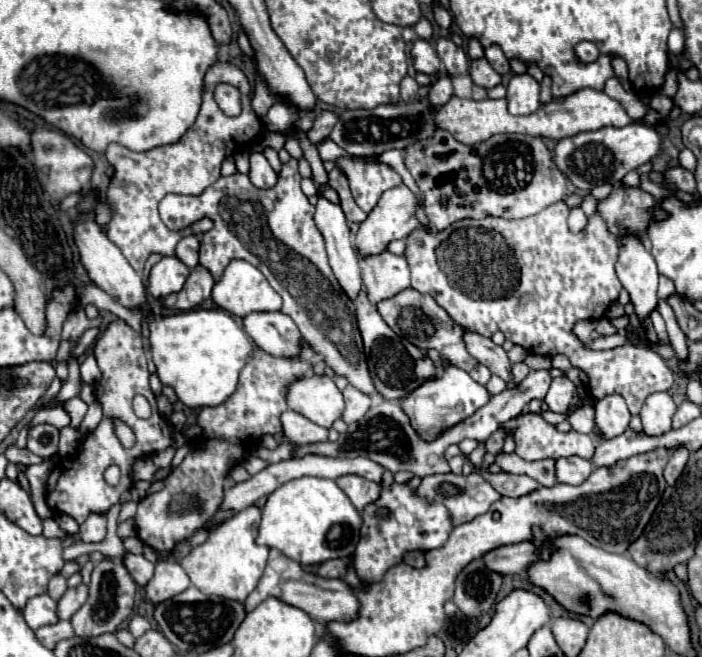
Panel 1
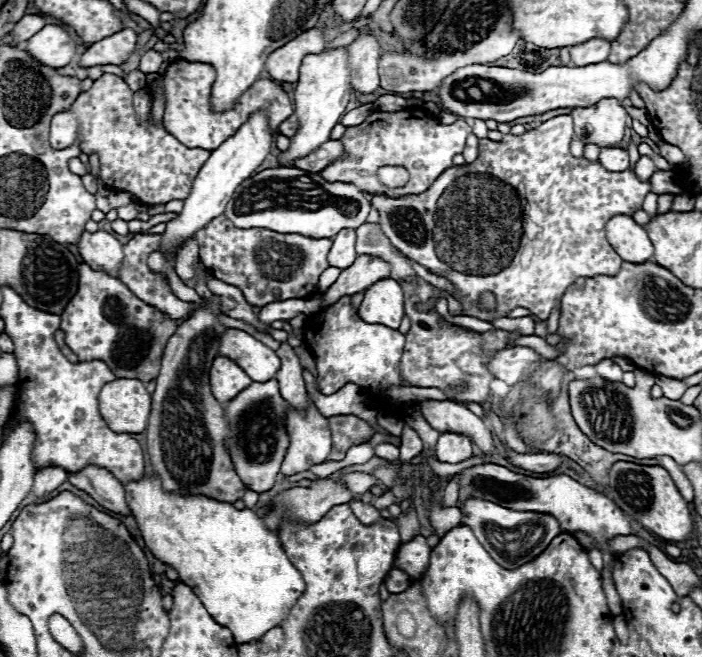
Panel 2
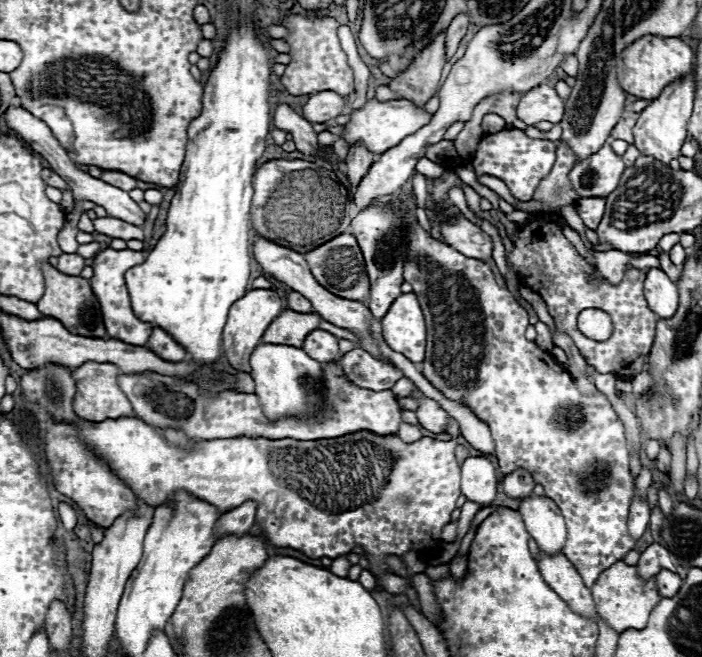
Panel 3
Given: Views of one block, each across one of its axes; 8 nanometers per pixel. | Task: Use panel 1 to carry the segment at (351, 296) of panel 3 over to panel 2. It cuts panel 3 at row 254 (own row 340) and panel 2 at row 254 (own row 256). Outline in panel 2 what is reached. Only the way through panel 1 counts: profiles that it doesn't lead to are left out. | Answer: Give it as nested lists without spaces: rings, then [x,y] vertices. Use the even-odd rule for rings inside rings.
[[[224,214],[214,218],[194,236],[200,246],[200,260],[206,264],[210,274],[238,286],[252,306],[310,296],[318,286],[320,274],[330,266],[326,260],[332,246],[330,238],[318,240],[302,234],[280,234],[272,230],[240,230],[234,228]]]

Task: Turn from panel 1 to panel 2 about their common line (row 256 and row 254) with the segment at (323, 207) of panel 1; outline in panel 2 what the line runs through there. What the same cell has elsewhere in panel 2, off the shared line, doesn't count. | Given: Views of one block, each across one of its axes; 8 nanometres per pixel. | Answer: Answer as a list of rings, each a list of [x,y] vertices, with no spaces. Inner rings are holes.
[[[346,228],[340,230],[334,236],[334,244],[332,244],[332,250],[328,254],[330,266],[340,268],[340,270],[352,266],[352,262],[358,256],[356,250],[354,250],[354,246],[356,246],[356,232],[354,230],[346,230]]]

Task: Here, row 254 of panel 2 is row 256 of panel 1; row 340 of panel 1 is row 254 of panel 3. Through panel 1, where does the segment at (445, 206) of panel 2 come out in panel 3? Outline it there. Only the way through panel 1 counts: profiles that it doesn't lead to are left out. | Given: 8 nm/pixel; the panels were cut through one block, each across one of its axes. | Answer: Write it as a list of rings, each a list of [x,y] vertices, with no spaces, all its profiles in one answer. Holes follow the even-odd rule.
[[[538,212],[526,224],[518,226],[514,238],[514,250],[510,254],[510,264],[520,274],[522,282],[538,292],[558,330],[564,330],[576,342],[580,354],[590,366],[602,374],[616,374],[618,378],[634,378],[644,370],[646,354],[654,342],[656,322],[660,320],[652,310],[648,310],[642,294],[642,284],[648,270],[628,268],[620,284],[610,284],[604,280],[594,264],[578,254],[578,250],[562,234],[562,216],[558,212]],[[586,308],[598,308],[610,314],[614,322],[614,332],[606,342],[596,342],[586,338],[576,328],[576,318]]]

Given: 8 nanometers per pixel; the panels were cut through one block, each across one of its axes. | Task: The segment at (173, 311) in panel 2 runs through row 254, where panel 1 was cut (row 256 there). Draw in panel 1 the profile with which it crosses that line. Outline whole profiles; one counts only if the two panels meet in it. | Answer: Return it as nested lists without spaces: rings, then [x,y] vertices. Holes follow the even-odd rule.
[[[216,60],[204,76],[204,96],[202,96],[198,118],[178,142],[158,146],[146,152],[132,152],[120,144],[108,146],[106,158],[114,168],[114,174],[110,178],[110,186],[106,192],[108,202],[114,206],[114,218],[108,226],[108,238],[120,248],[120,252],[136,272],[142,274],[144,264],[152,252],[174,256],[174,248],[180,238],[190,234],[204,234],[212,228],[212,222],[204,218],[182,232],[172,232],[158,220],[158,202],[170,192],[190,194],[190,196],[204,192],[204,188],[208,188],[220,178],[220,164],[224,158],[236,152],[242,152],[244,148],[256,142],[256,138],[262,132],[262,122],[250,106],[250,94],[252,94],[252,86],[246,74],[230,62]],[[220,82],[228,82],[242,92],[240,116],[236,118],[226,116],[214,102],[214,88]]]

